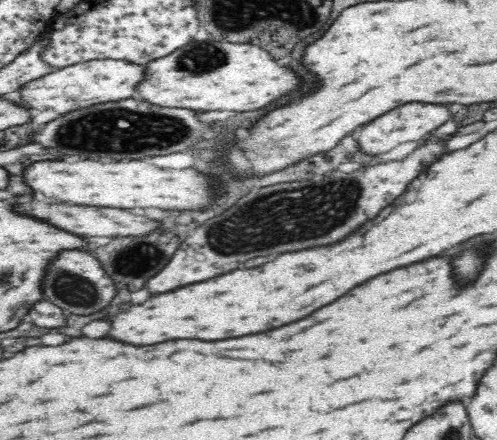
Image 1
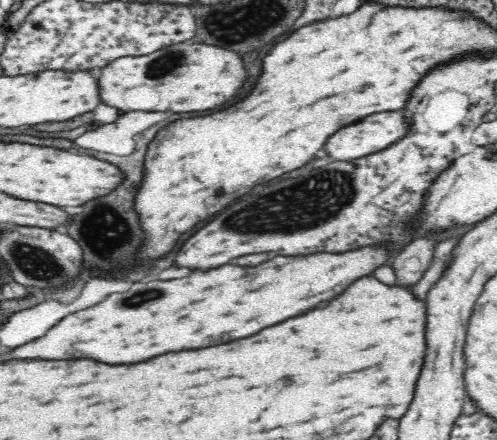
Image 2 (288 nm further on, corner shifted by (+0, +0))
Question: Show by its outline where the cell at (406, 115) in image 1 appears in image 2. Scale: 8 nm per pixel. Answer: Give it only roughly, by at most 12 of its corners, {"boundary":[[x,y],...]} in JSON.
{"boundary":[[378,112],[330,138],[336,162],[360,160],[404,138],[402,112]]}

